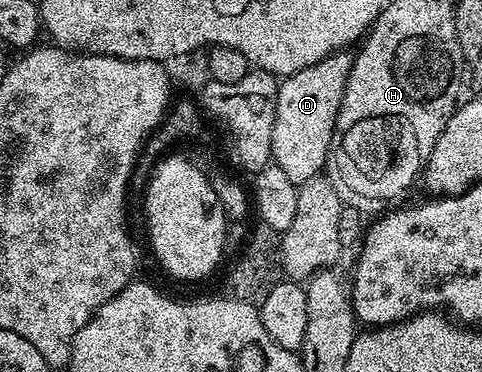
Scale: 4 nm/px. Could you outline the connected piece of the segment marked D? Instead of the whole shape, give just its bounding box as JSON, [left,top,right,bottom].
[272,49,354,184]

